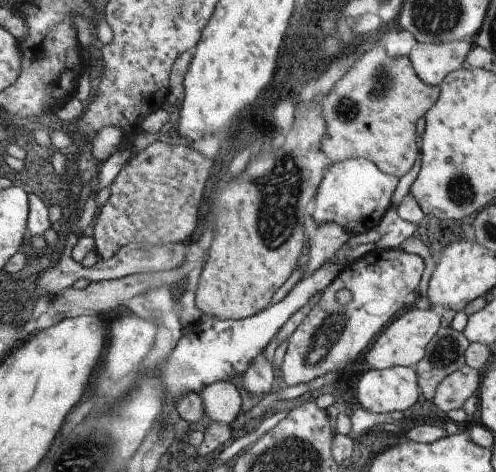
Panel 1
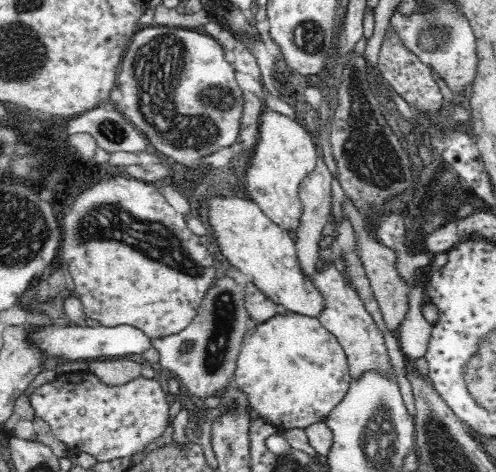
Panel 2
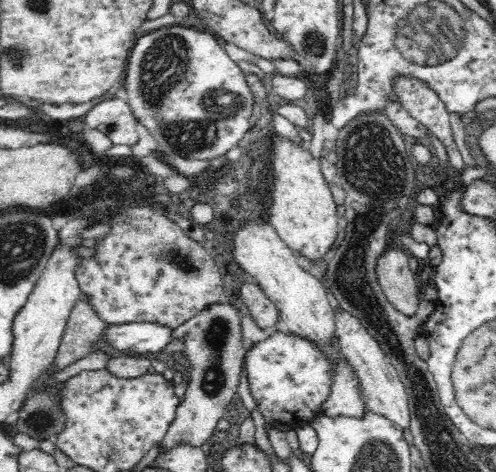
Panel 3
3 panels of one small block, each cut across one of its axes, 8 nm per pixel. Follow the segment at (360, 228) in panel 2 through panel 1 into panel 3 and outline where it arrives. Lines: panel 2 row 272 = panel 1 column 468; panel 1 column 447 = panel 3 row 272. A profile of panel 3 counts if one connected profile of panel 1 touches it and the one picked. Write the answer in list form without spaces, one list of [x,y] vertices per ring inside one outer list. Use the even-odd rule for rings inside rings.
[[[404,248],[386,250],[376,262],[376,278],[390,304],[406,316],[416,316],[422,308],[418,276],[410,270],[410,258]]]

